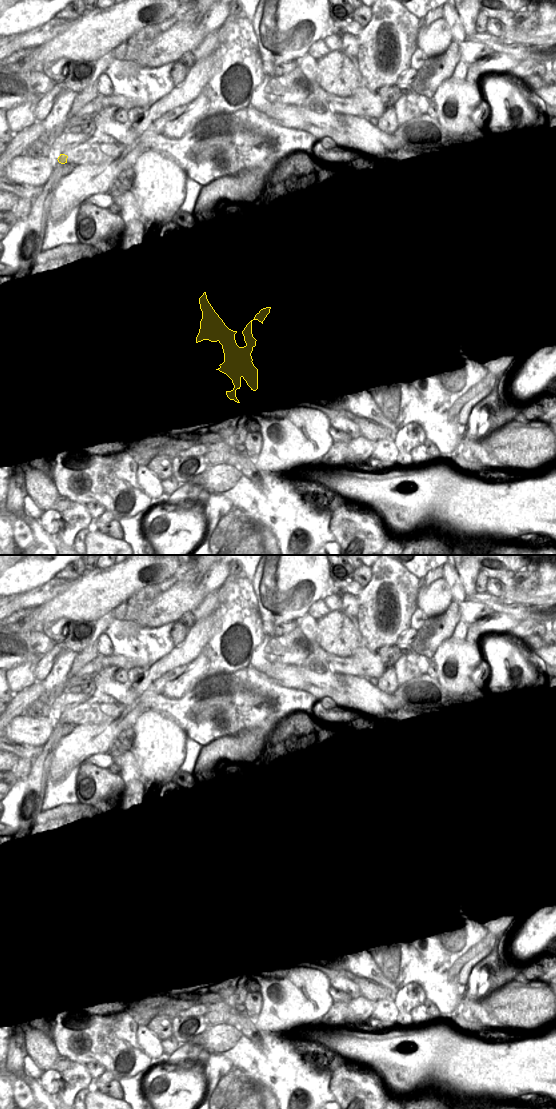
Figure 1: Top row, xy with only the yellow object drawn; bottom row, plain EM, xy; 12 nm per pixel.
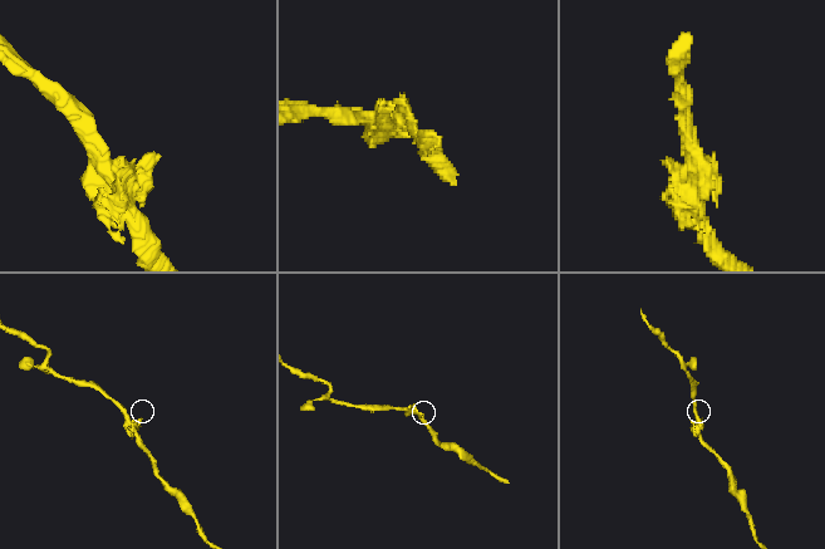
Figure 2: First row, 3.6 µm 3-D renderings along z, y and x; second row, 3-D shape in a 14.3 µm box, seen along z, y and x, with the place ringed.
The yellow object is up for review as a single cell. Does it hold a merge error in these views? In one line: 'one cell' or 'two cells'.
one cell

